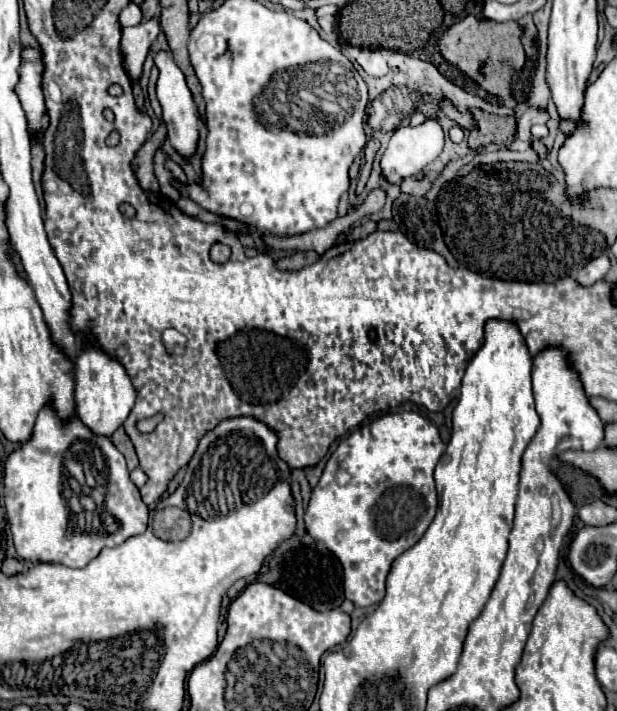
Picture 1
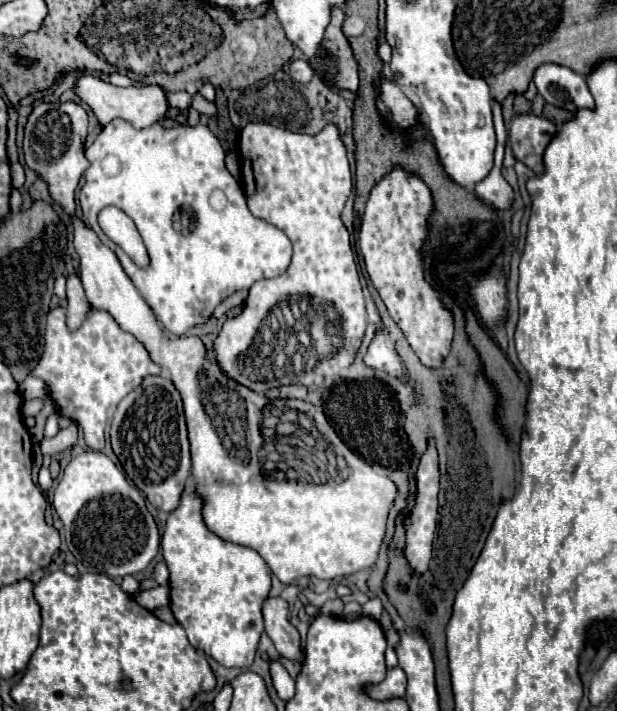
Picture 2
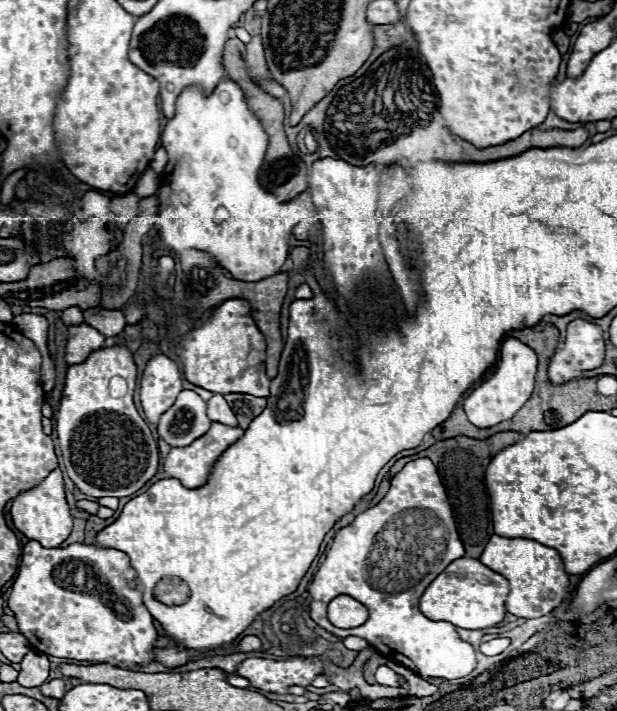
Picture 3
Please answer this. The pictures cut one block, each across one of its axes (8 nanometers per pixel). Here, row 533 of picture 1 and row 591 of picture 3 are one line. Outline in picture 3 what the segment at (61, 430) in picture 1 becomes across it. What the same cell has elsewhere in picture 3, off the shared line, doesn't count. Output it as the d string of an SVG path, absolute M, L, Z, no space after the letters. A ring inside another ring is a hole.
M30 540L22 550L22 562L12 584L8 606L14 612L20 632L26 636L32 648L56 658L110 664L124 670L136 670L156 662L154 644L158 640L158 632L154 628L154 618L142 602L142 590L130 586L130 582L134 580L136 572L130 566L130 558L126 558L126 554L122 554L120 550L100 548L84 542L76 542L66 548L42 548L38 542ZM82 566L86 572L84 590L72 584L72 576Z

